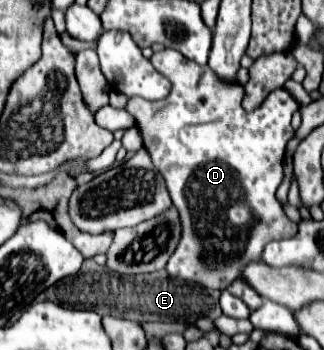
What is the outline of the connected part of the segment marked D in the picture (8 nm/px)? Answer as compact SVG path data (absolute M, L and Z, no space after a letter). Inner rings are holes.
M173 48L155 52L151 56L151 64L157 72L169 78L169 96L157 102L133 96L129 98L125 110L135 118L143 146L149 152L153 166L163 176L173 206L181 218L181 240L169 258L167 272L173 278L225 290L235 278L241 276L249 262L261 260L265 242L297 234L297 224L285 216L275 192L285 178L283 158L287 142L295 136L291 116L299 104L285 88L279 88L273 90L273 94L269 94L269 98L257 110L245 112L241 106L243 86L221 84L208 65L187 64L183 54Z

